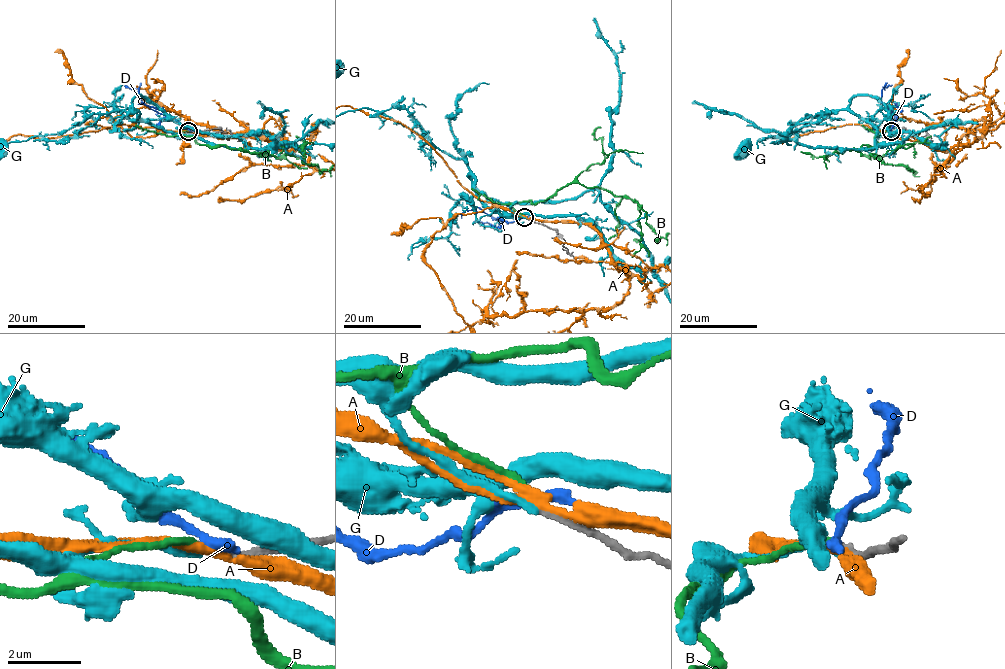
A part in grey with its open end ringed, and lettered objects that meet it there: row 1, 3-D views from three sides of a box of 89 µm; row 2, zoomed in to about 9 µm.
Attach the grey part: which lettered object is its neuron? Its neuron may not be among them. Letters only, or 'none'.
B

